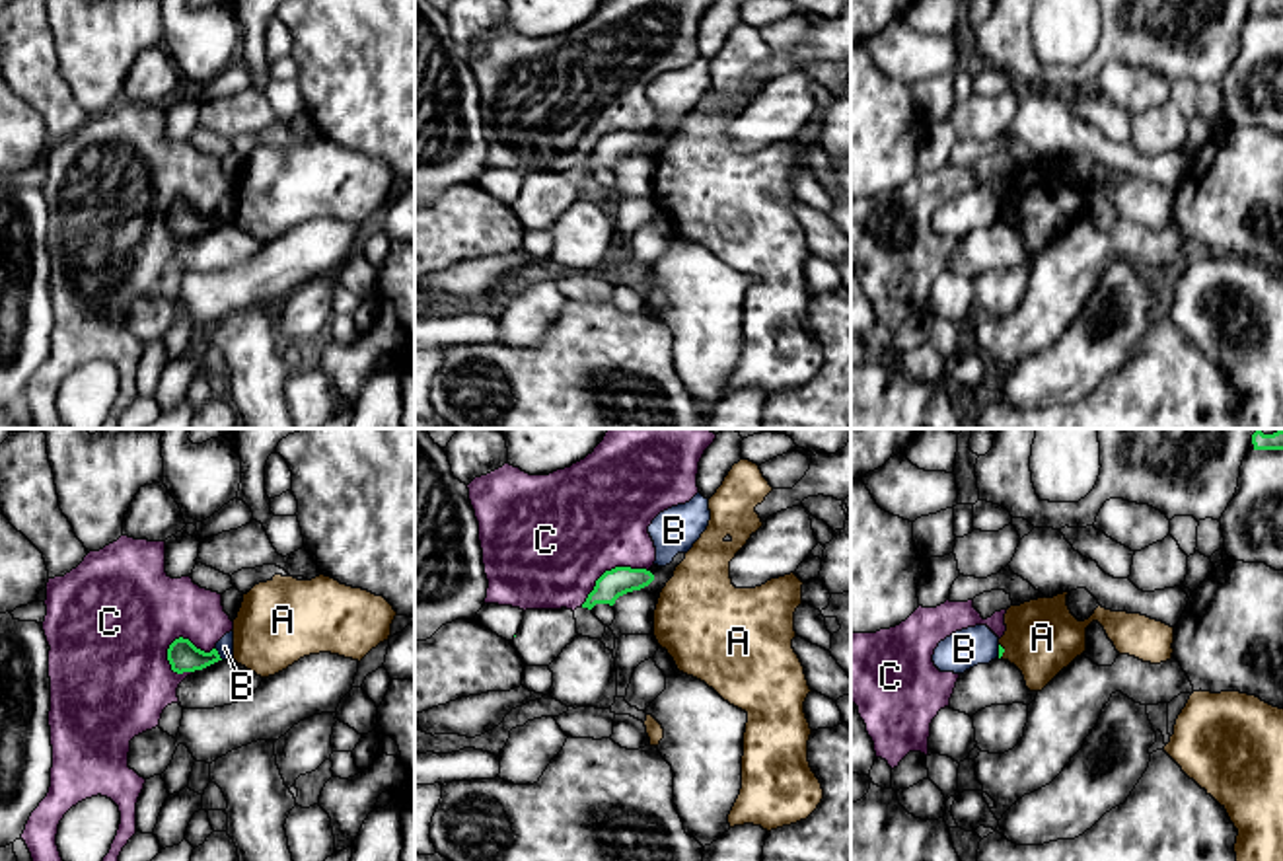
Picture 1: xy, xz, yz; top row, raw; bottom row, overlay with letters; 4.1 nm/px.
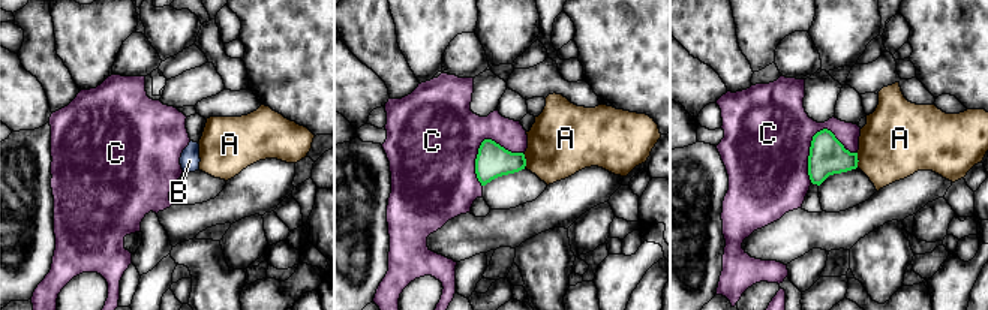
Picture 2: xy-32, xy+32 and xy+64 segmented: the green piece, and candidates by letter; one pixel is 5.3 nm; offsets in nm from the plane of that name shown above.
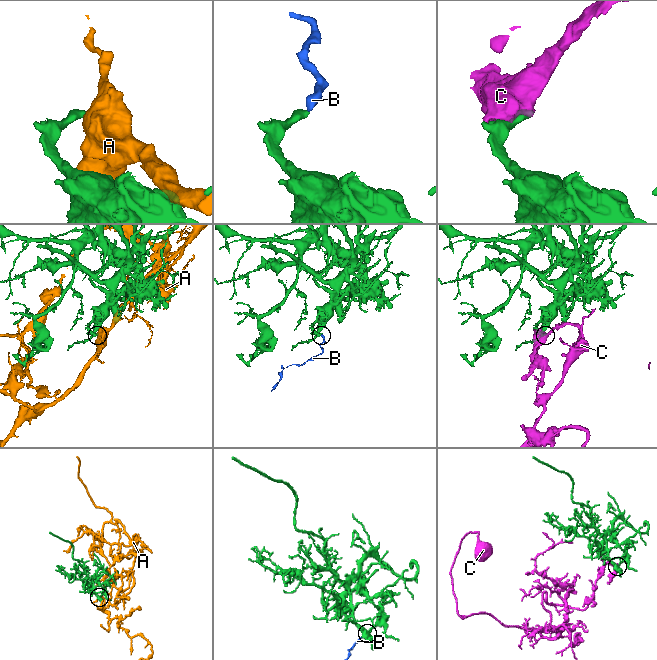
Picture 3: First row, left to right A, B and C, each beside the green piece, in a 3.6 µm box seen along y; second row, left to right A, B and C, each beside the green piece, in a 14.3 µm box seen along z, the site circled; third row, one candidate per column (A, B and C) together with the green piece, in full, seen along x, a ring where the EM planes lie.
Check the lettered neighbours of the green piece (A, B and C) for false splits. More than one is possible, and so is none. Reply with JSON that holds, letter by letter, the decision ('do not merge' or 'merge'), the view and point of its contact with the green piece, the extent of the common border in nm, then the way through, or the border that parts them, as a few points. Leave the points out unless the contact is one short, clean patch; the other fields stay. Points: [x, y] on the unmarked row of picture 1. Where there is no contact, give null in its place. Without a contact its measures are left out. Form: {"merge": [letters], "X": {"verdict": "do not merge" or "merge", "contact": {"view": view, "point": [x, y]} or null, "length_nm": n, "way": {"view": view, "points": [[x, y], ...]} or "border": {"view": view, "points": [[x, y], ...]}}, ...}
{"merge": [], "A": {"verdict": "do not merge", "contact": {"view": "yz", "point": [1003, 215]}, "length_nm": 60}, "B": {"verdict": "do not merge", "contact": {"view": "xy", "point": [217, 217]}, "length_nm": 70, "border": {"view": "xy", "points": [[215, 211], [222, 223]]}}, "C": {"verdict": "do not merge", "contact": {"view": "xy", "point": [183, 203]}, "length_nm": 200}}

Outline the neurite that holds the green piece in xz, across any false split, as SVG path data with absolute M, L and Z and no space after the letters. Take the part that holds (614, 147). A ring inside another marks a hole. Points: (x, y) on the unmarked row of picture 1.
M615 131L605 134L594 154L588 158L582 171L592 173L596 168L613 169L615 164L627 156L641 154L654 144L654 138L646 132Z

